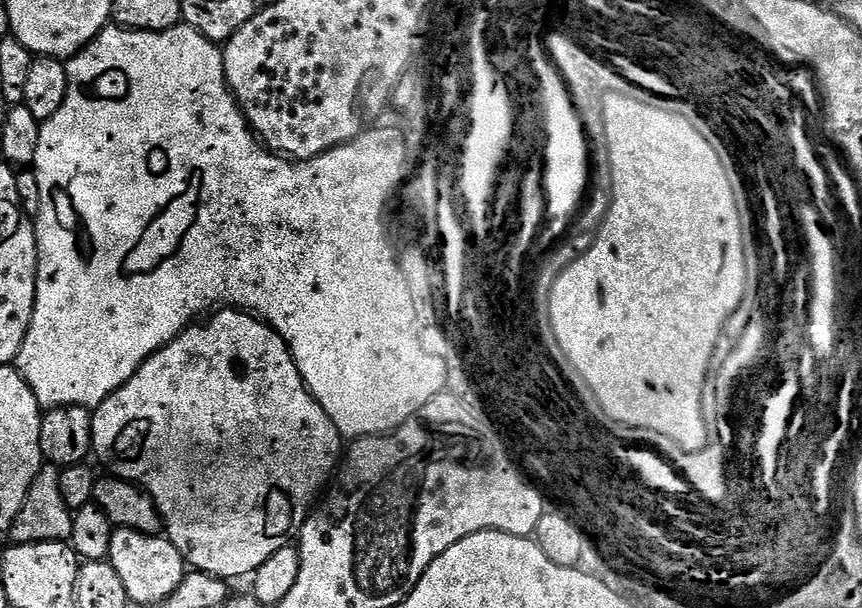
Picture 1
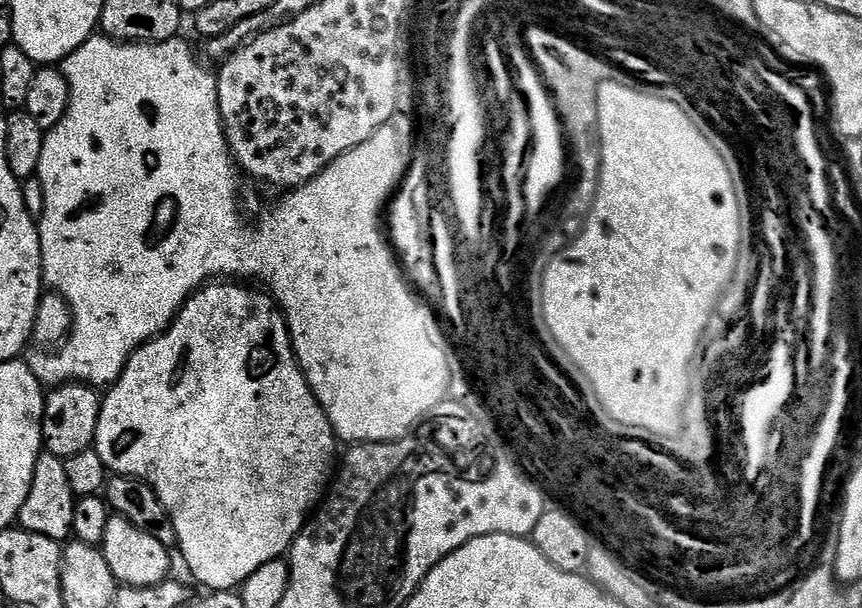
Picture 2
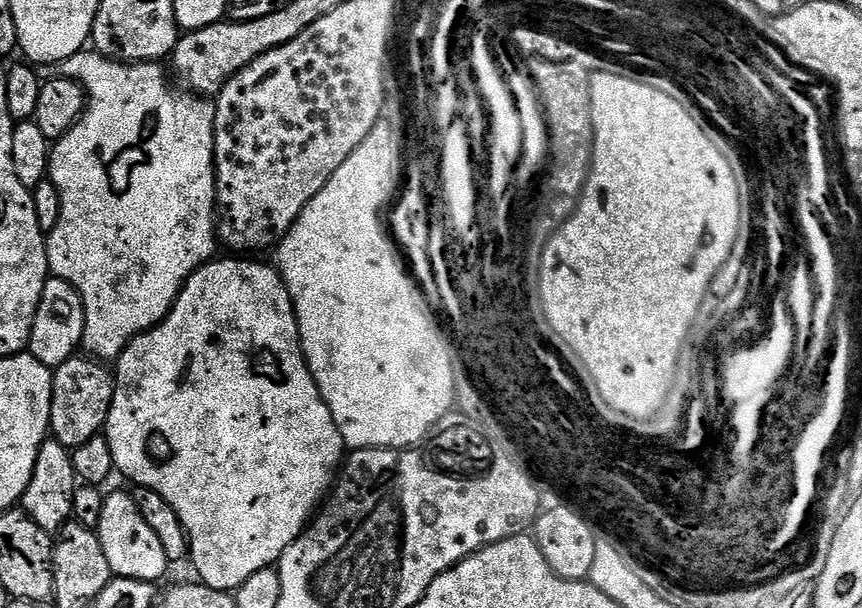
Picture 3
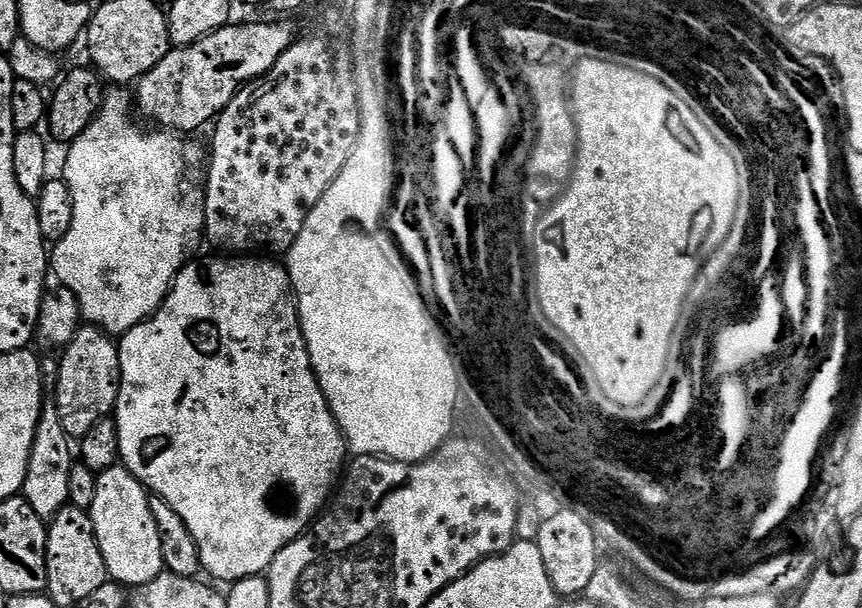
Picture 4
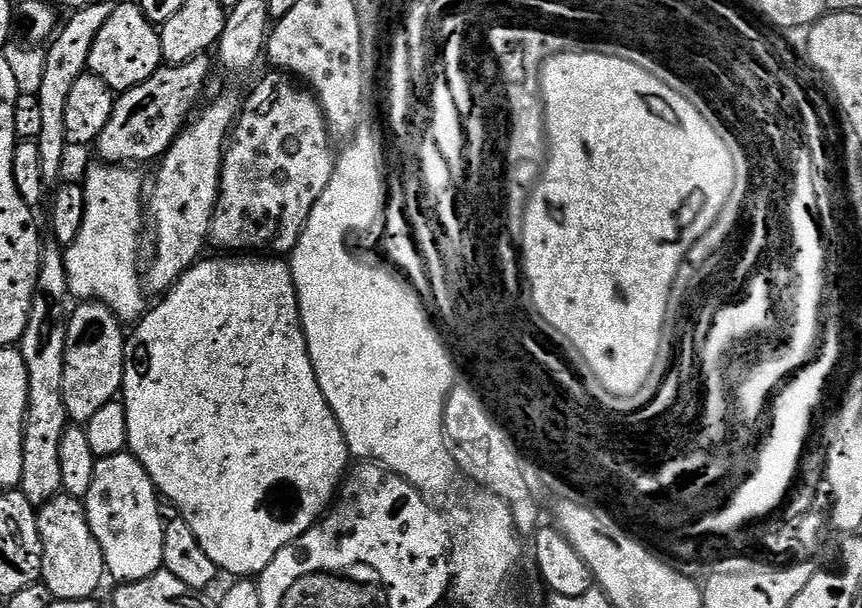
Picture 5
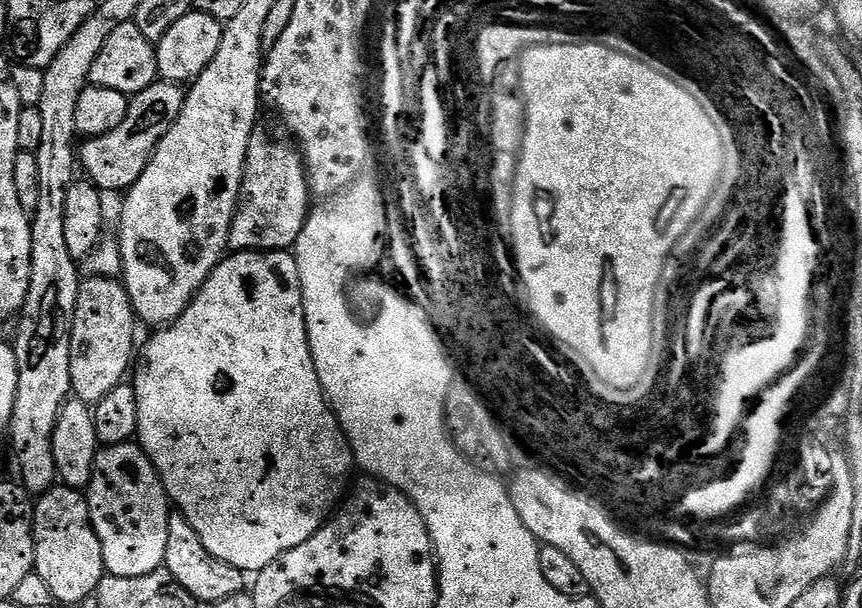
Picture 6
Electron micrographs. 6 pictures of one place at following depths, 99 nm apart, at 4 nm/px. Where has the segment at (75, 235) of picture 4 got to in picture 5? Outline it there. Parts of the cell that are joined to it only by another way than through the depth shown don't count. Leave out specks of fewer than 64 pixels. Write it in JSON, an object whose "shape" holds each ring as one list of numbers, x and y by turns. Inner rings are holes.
{"shape":[[100,162,97,168,88,172,88,177,82,180,86,194,86,214,82,222,82,230,72,244,63,249,66,278,68,279,69,293,80,302,99,302,122,322,139,321,146,311,144,304,145,285,142,283,142,272,136,269,136,255,140,252,140,231,146,224,145,199,146,184,139,176,137,169,132,166,113,166,108,162]]}

